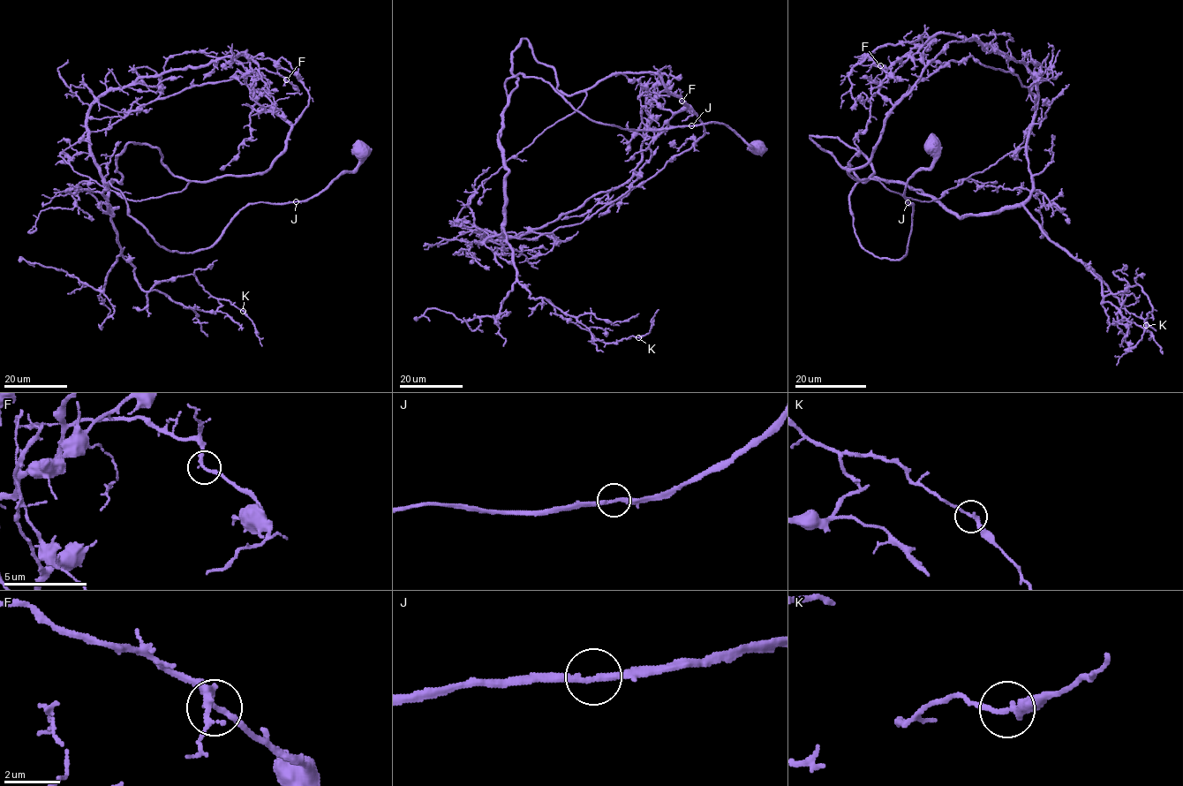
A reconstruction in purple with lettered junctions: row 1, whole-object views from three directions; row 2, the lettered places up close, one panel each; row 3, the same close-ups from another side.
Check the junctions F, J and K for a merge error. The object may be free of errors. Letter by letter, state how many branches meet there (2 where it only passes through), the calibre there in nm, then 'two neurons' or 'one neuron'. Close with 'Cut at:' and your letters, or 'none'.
F: 2 | 200 nm | one neuron
J: 2 | 240 nm | one neuron
K: 2 | 280 nm | one neuron
Cut at: none

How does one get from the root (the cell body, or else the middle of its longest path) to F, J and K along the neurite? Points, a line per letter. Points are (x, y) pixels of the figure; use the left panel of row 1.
F: (364, 151), (194, 252), (128, 214), (129, 142), (190, 180), (267, 170), (290, 126), (247, 55), (286, 80)
J: (364, 151), (363, 159), (351, 171), (343, 171), (317, 194), (297, 201)
K: (364, 151), (317, 194), (248, 203), (190, 253), (162, 247), (108, 183), (142, 289), (192, 274), (243, 311)

